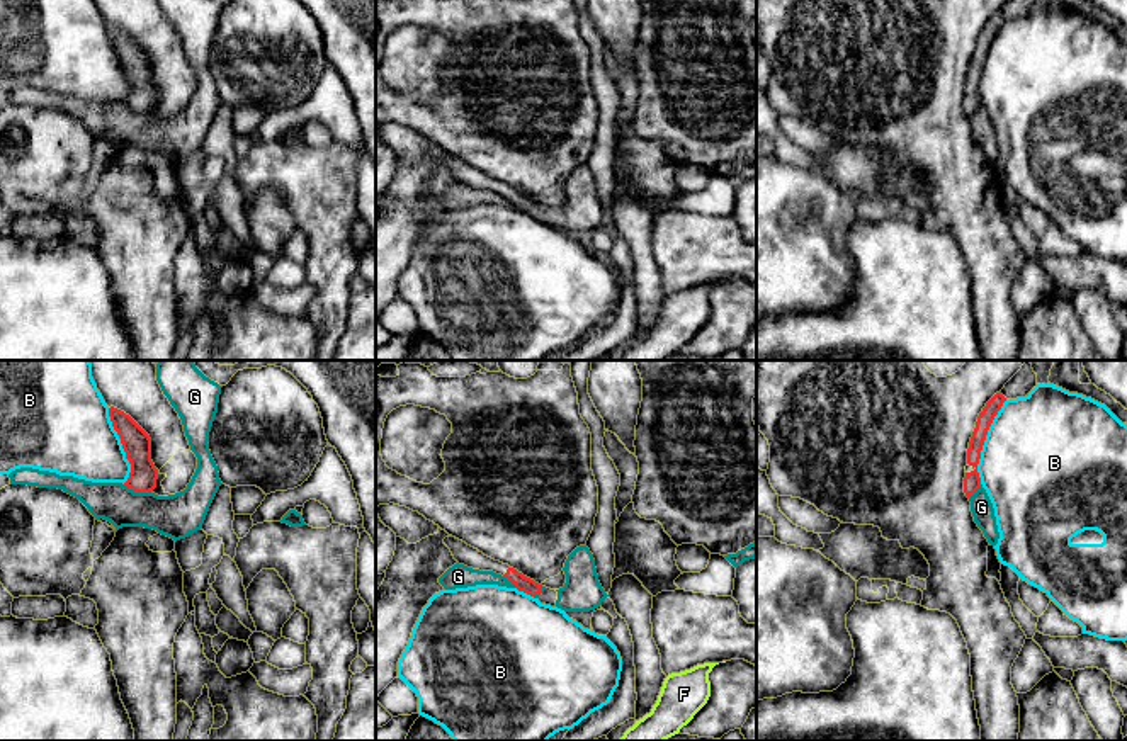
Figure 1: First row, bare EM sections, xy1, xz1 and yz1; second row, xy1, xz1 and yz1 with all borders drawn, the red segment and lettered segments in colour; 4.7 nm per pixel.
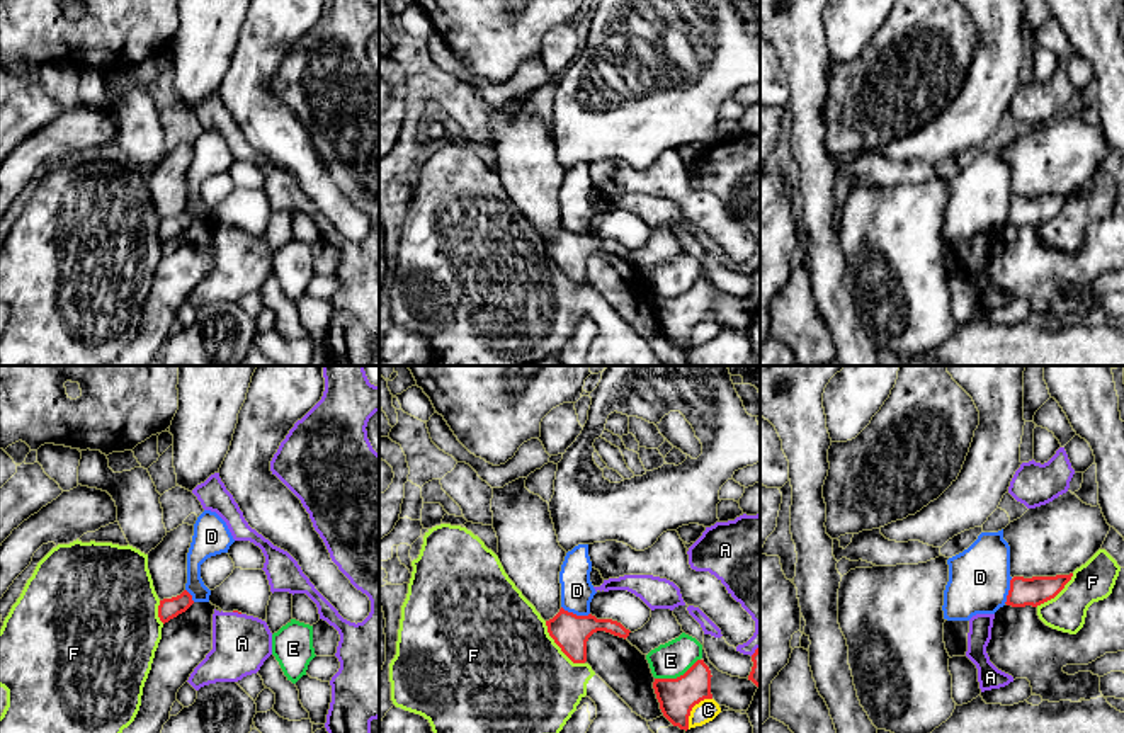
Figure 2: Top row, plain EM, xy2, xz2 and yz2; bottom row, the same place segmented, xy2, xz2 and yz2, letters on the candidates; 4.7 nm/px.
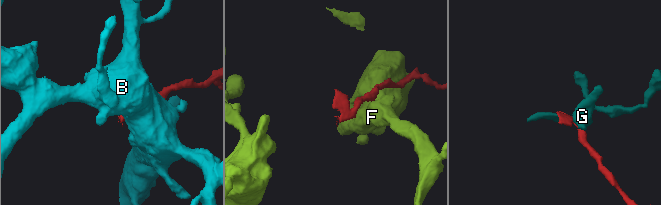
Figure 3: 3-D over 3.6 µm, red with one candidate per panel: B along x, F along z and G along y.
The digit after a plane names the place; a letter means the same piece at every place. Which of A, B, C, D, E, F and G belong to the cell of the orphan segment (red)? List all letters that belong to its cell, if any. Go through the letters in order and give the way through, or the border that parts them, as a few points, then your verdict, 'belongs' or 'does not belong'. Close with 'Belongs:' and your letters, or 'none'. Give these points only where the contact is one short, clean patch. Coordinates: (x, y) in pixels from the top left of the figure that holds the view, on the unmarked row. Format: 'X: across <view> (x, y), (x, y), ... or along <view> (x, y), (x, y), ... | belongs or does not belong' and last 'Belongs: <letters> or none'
A: does not belong
B: does not belong
C: along xz2 (711, 317), (701, 318), (692, 327), (687, 347) | does not belong
D: along xz2 (562, 225), (577, 233), (589, 233) | does not belong
E: does not belong
F: does not belong
G: along xy1 (124, 102), (135, 111), (150, 111) | does not belong
Belongs: none

